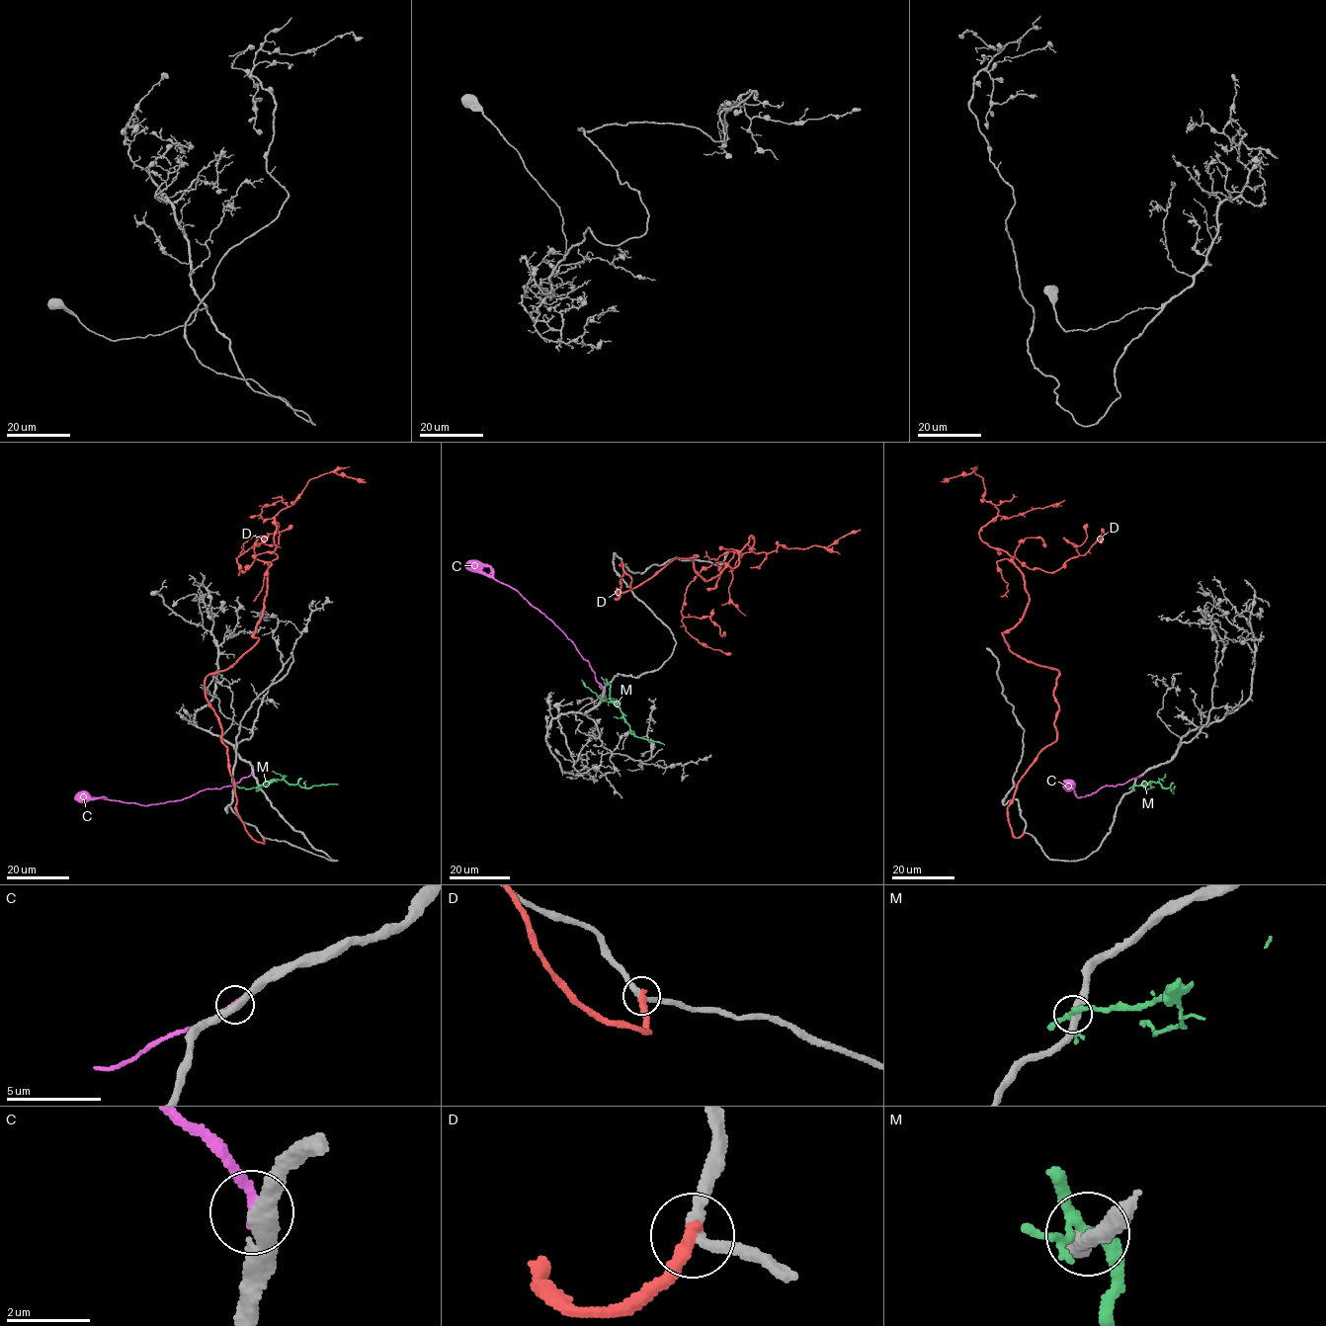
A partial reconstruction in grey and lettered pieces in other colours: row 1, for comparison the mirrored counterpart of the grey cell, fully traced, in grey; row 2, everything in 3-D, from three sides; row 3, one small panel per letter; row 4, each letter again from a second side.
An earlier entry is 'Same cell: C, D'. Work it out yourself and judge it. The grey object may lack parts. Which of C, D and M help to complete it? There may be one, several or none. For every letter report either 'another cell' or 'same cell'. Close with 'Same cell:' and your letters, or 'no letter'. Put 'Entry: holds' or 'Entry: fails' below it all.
C: same cell
D: another cell
M: another cell
Same cell: C
Entry: fails

